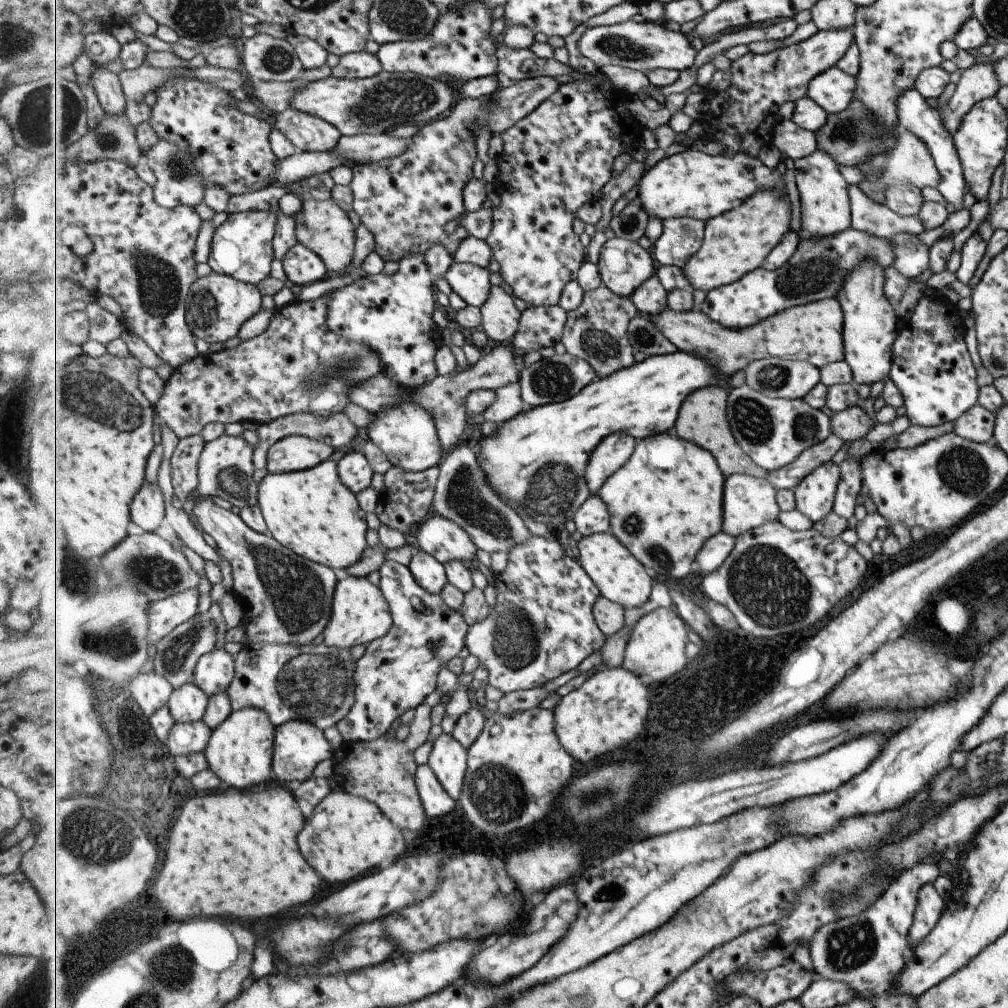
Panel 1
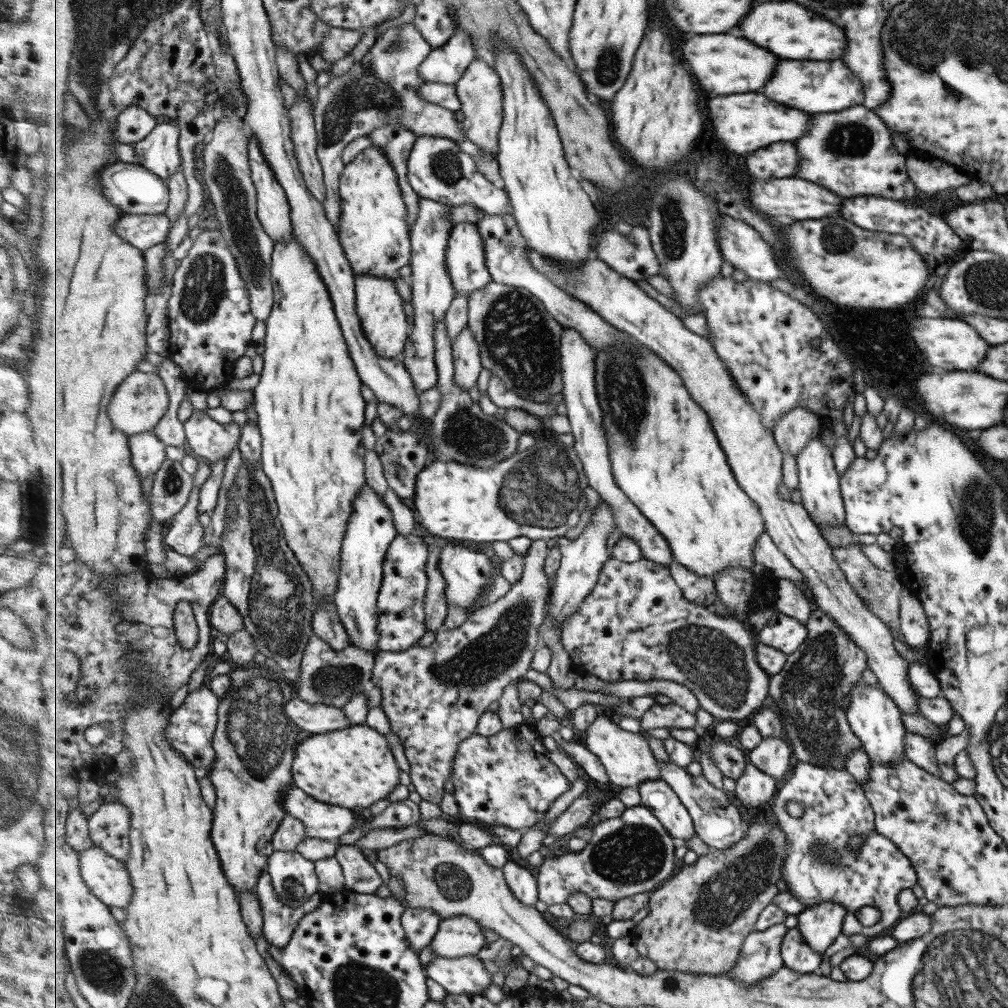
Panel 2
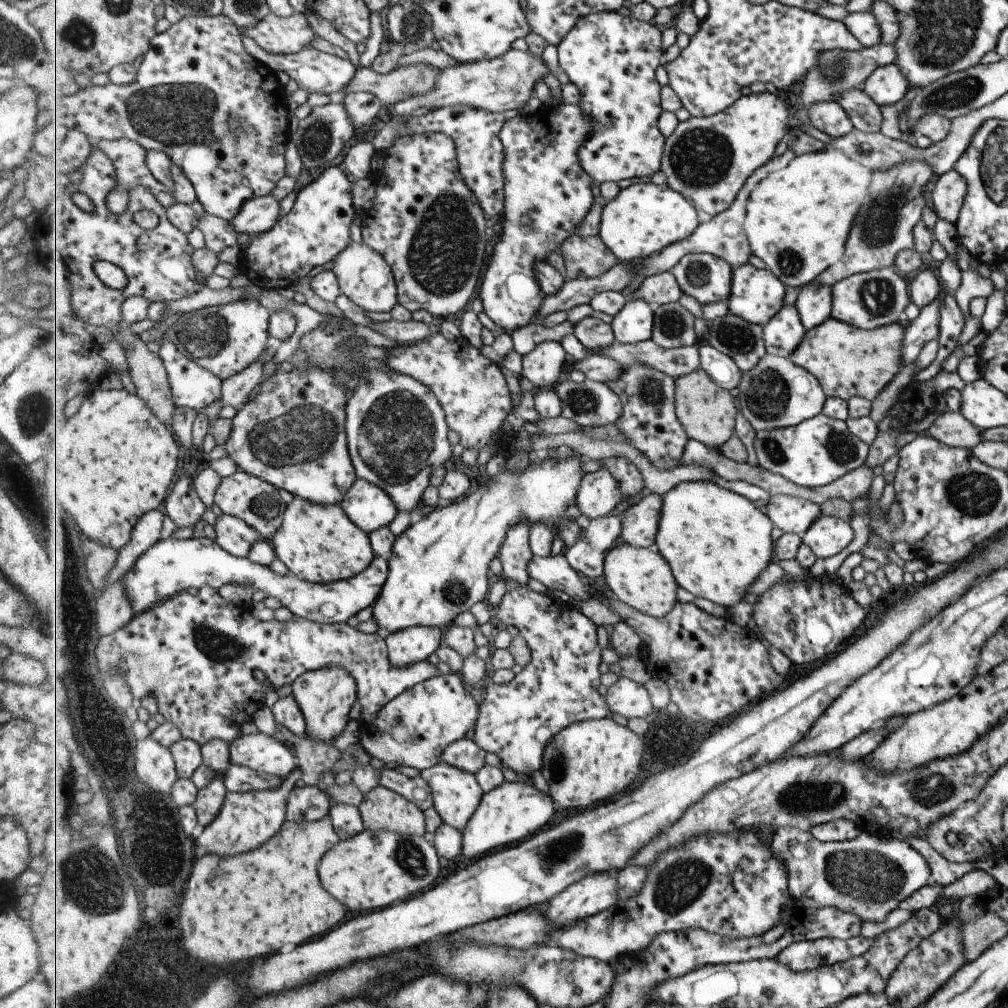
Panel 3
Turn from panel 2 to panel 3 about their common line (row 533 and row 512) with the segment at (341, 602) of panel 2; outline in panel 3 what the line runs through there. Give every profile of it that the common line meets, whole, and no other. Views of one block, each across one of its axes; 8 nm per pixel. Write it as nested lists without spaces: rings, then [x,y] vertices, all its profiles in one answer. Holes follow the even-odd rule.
[[[359,478],[340,504],[353,524],[369,534],[389,526],[399,512],[396,500],[385,489]]]

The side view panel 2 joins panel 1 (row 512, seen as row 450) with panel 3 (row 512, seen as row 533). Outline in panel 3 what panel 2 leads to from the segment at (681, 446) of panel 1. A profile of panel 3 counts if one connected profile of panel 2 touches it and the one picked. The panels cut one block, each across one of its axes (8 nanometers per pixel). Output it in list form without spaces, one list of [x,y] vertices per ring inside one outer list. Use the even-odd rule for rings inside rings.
[[[713,481],[681,482],[663,495],[663,502],[656,548],[672,566],[677,585],[695,597],[722,605],[727,611],[742,603],[743,596],[752,590],[753,582],[775,560],[775,541],[771,538],[775,526],[769,515],[759,510],[756,501],[721,488]]]

